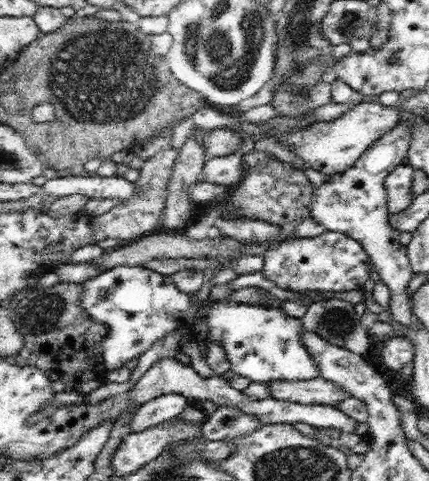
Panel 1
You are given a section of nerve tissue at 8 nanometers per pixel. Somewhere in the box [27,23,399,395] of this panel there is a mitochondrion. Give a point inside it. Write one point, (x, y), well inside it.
(98, 75)

